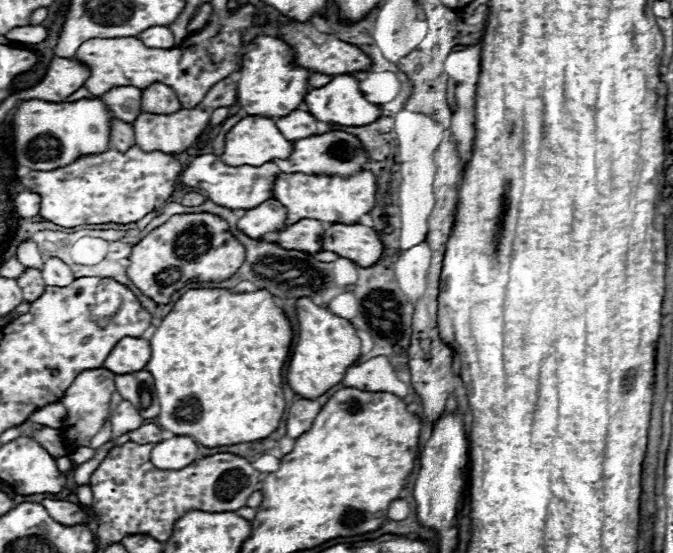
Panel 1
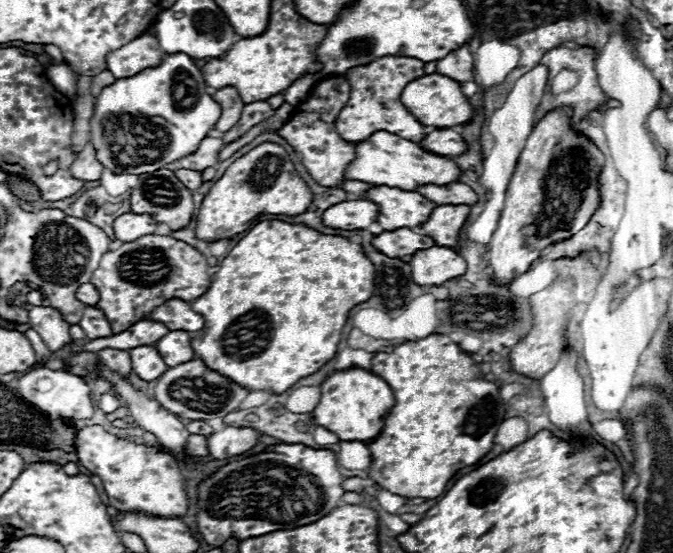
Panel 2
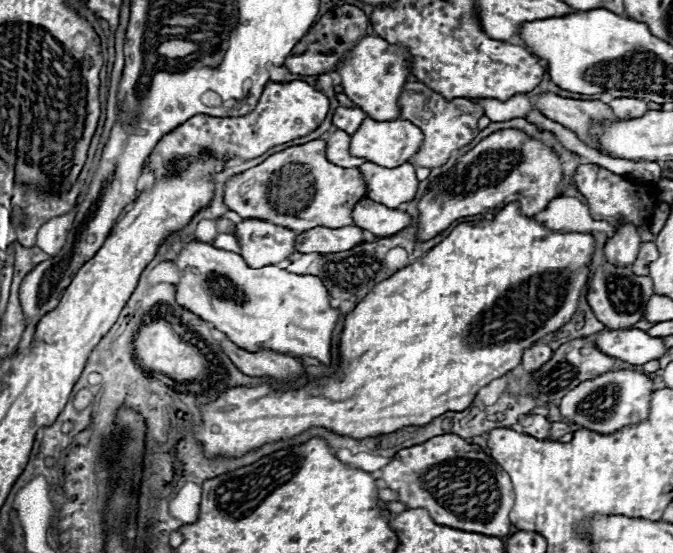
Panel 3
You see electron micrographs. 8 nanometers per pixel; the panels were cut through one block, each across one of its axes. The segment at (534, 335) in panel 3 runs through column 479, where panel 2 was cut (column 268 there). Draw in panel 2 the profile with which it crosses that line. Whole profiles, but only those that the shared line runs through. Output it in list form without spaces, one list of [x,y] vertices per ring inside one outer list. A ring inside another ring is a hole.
[[[266,220],[256,224],[230,252],[228,256],[220,262],[220,270],[214,274],[210,288],[196,300],[190,302],[192,310],[196,310],[198,314],[204,316],[204,328],[192,334],[190,346],[194,350],[194,356],[200,358],[210,370],[230,378],[232,382],[236,382],[238,386],[246,388],[246,390],[272,390],[274,394],[282,394],[286,392],[294,382],[298,382],[300,378],[306,378],[310,374],[314,374],[316,370],[320,370],[328,360],[334,358],[336,354],[336,346],[340,342],[340,332],[342,326],[348,320],[348,312],[352,306],[366,302],[374,292],[374,266],[372,262],[368,262],[368,258],[364,258],[362,246],[350,242],[348,238],[342,236],[326,236],[320,234],[312,228],[306,228],[302,224],[286,224],[280,220]]]

